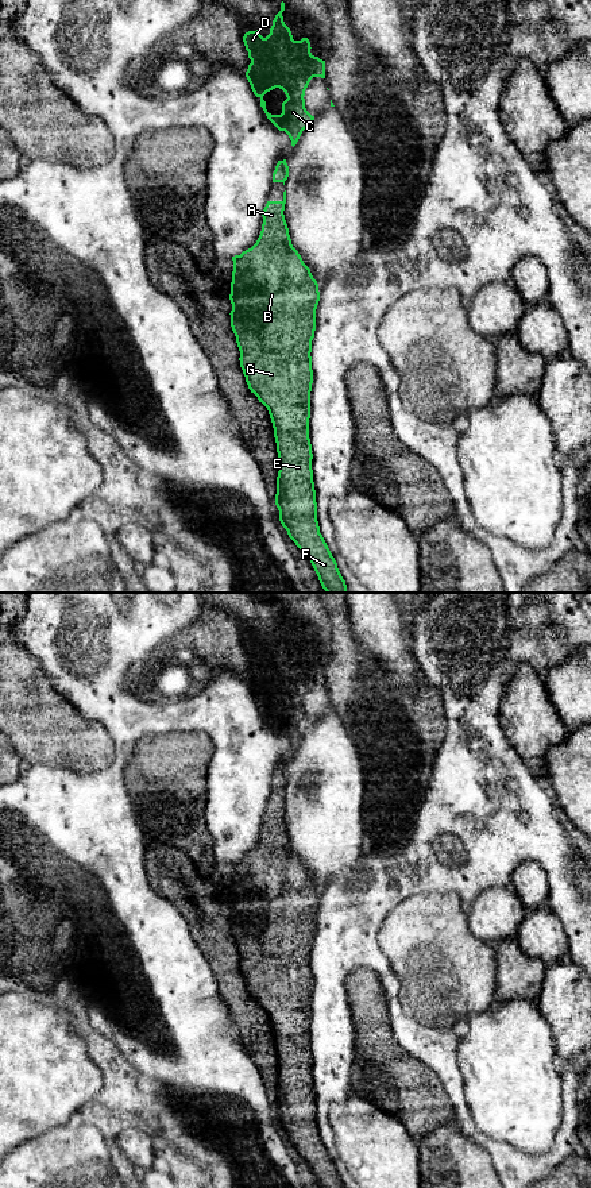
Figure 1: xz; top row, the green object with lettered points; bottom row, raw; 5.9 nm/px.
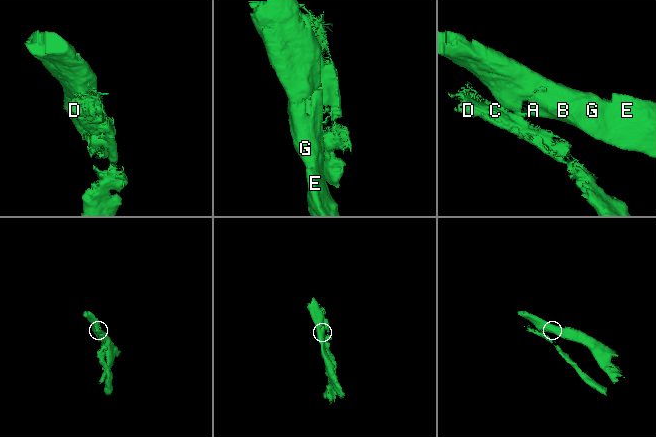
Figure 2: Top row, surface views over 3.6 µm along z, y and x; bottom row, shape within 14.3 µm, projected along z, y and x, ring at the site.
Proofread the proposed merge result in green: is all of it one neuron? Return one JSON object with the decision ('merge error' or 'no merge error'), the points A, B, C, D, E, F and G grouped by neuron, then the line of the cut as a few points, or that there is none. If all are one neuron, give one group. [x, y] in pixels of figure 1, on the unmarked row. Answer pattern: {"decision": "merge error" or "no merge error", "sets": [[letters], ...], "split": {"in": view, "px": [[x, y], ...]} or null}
{"decision": "merge error", "sets": [["A", "B", "E", "F", "G"], ["C", "D"]], "split": {"in": "xz", "px": [[282, 766], [284, 786]]}}

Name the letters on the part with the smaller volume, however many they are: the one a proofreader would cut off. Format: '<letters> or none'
C, D

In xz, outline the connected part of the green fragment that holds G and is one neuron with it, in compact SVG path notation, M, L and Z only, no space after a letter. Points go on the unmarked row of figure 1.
M267 806L256 848L240 860L232 861L231 932L236 941L240 972L248 994L267 1012L273 1027L279 1068L275 1099L279 1126L289 1142L310 1165L320 1188L345 1188L320 1138L312 1075L310 957L320 896L310 873L291 849L283 815L283 806Z

